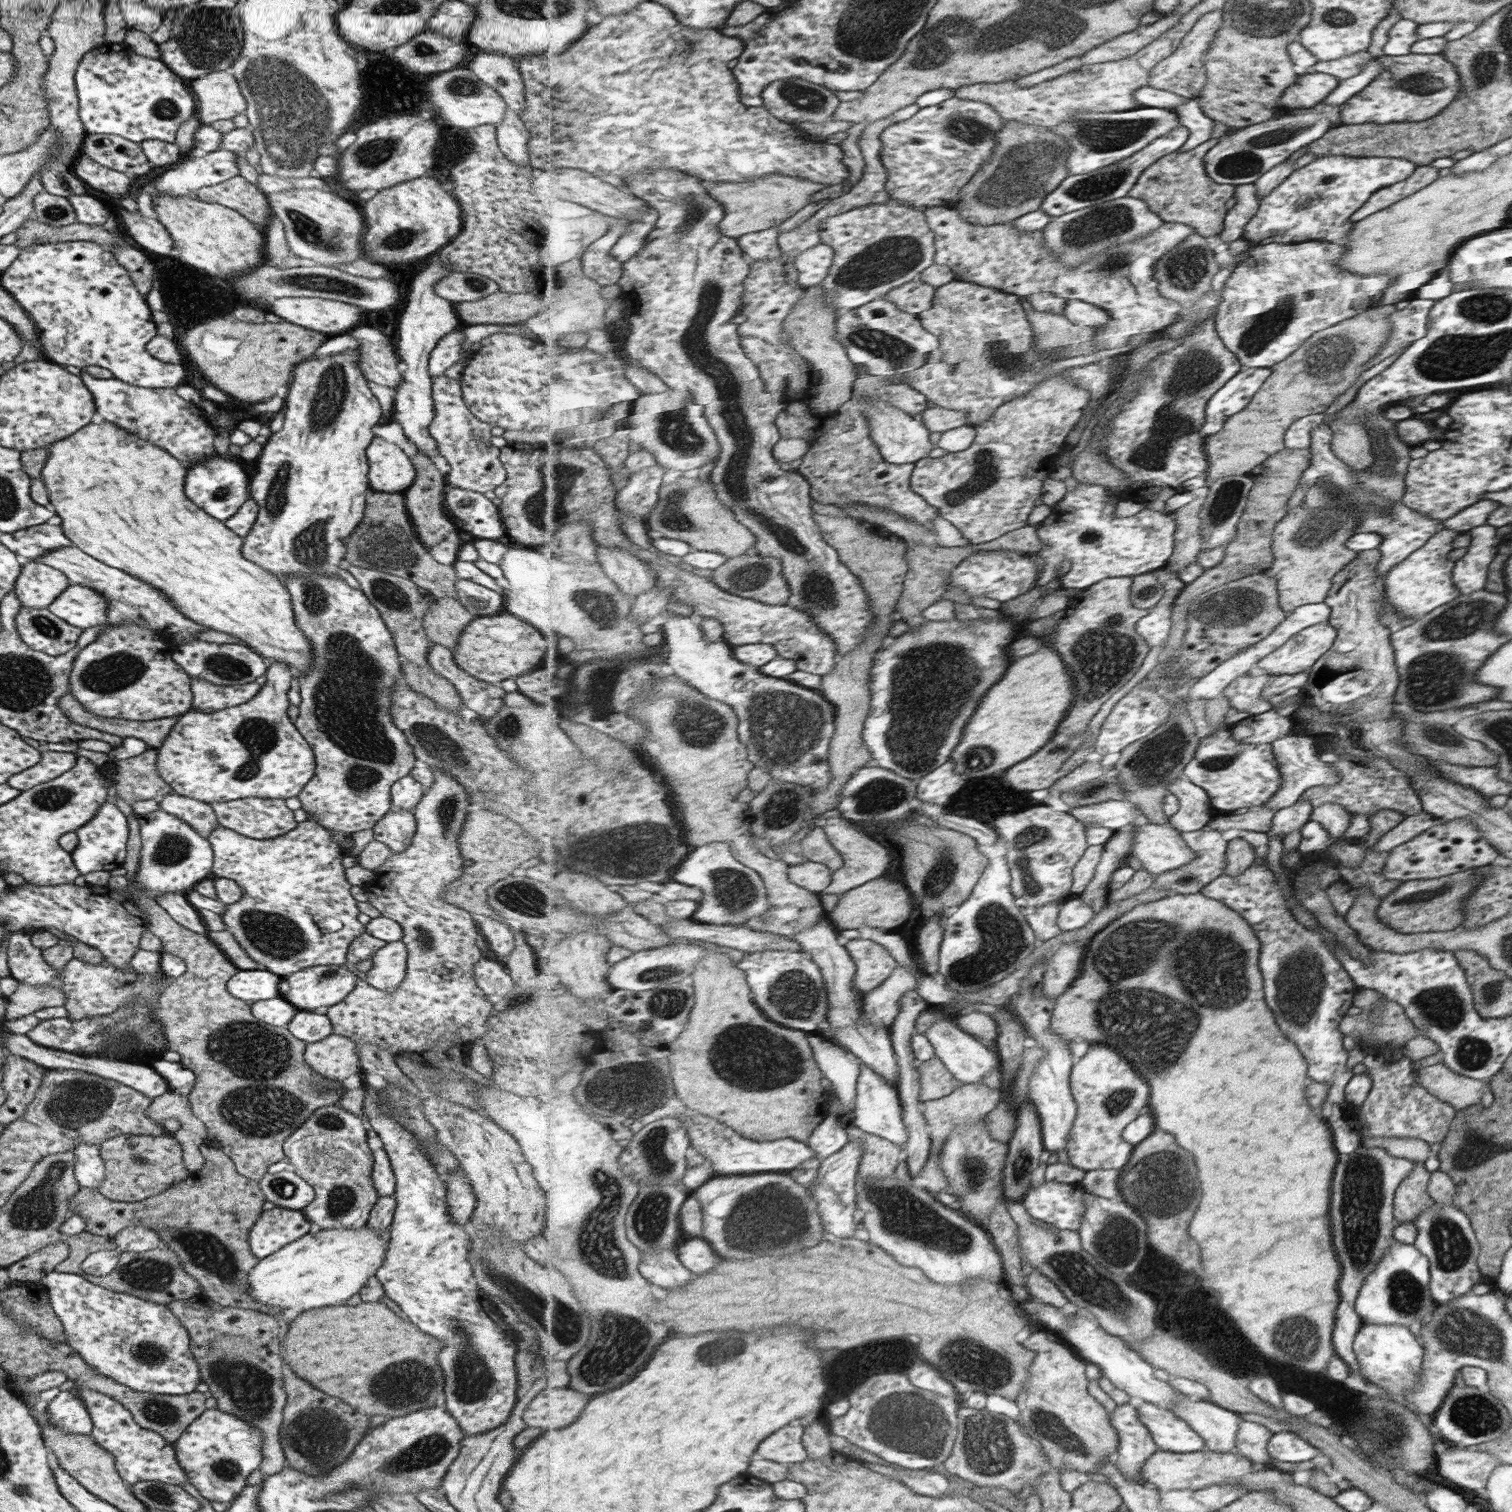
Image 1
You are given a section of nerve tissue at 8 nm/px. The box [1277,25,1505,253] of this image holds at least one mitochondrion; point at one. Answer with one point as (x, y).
(1419, 84)

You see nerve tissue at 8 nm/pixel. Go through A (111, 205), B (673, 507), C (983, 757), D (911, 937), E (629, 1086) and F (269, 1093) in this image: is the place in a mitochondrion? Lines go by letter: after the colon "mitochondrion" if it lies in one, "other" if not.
A: other
B: mitochondrion
C: mitochondrion
D: other
E: mitochondrion
F: mitochondrion

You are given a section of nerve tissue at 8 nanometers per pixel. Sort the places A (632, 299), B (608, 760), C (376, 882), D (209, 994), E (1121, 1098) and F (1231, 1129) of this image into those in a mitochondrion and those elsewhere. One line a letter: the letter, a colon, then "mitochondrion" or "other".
A: other
B: other
C: other
D: other
E: mitochondrion
F: other

